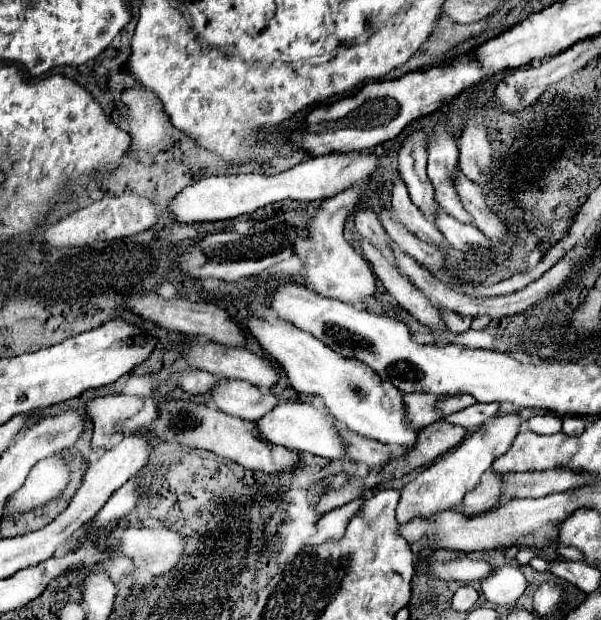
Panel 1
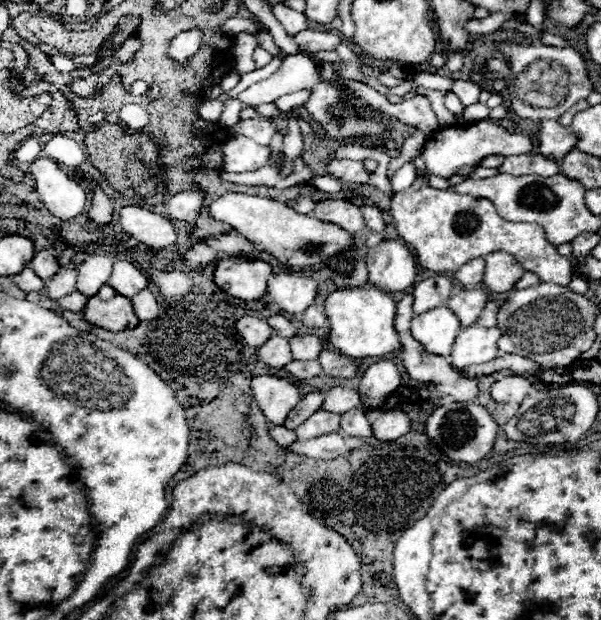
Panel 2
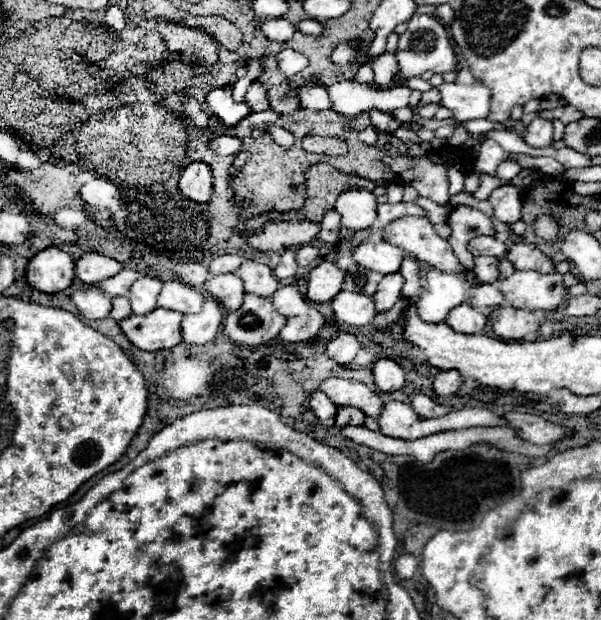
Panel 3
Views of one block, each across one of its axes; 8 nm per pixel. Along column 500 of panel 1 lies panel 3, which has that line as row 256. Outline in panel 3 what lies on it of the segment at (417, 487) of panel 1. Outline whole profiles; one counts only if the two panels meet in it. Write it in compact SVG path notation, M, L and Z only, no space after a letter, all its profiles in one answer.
M404 216L384 226L384 240L398 244L402 250L410 252L416 260L426 262L438 270L462 272L458 258L454 256L448 240L442 240L428 218Z

